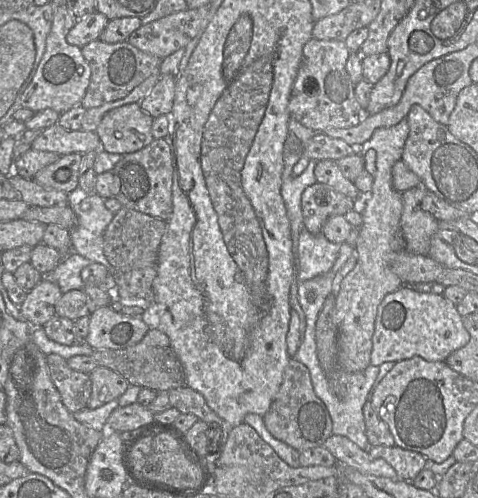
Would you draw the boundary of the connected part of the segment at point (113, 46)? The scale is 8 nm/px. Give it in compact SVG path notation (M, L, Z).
M98 39L81 47L81 52L91 68L90 83L81 101L85 109L122 99L153 73L159 72L161 59L134 47L128 41L107 43Z

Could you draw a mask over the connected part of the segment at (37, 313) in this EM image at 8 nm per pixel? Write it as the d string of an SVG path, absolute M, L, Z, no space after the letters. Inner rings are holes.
M43 278L28 291L25 301L19 306L24 320L33 327L42 327L56 315L55 304L62 294L56 283Z

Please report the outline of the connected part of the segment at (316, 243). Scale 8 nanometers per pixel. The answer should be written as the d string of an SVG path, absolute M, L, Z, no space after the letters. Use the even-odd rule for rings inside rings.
M305 227L300 234L296 255L298 282L325 274L333 267L340 244L330 242L323 233L312 234Z

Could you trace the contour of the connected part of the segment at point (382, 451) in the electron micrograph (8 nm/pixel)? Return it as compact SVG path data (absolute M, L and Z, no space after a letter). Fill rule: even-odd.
M373 446L367 453L374 458L384 459L395 469L399 479L406 481L412 481L427 464L422 454L398 446Z

